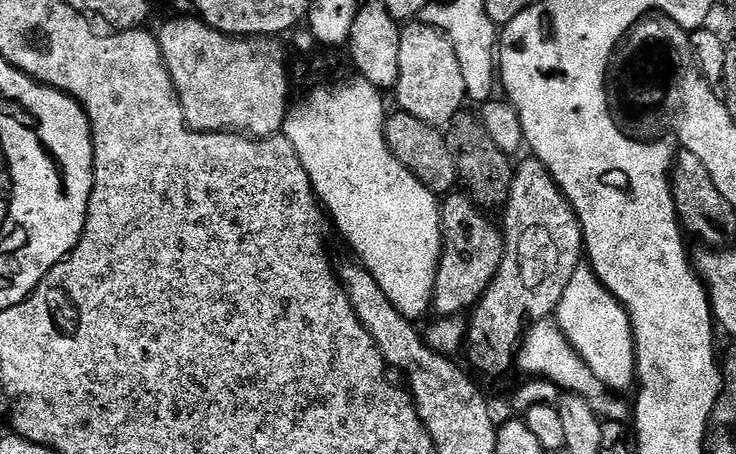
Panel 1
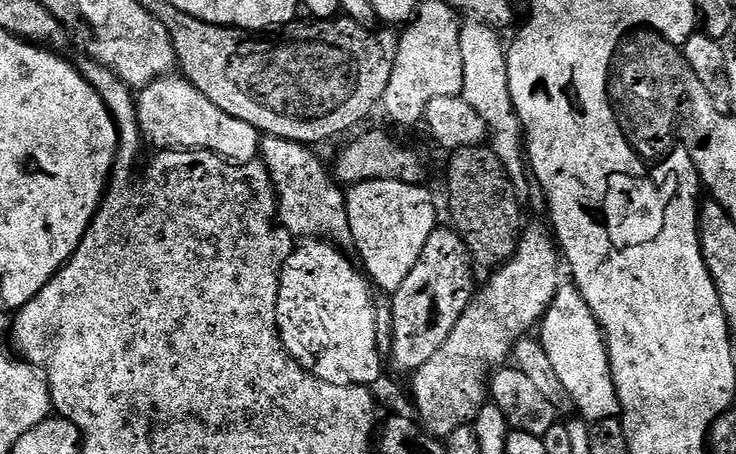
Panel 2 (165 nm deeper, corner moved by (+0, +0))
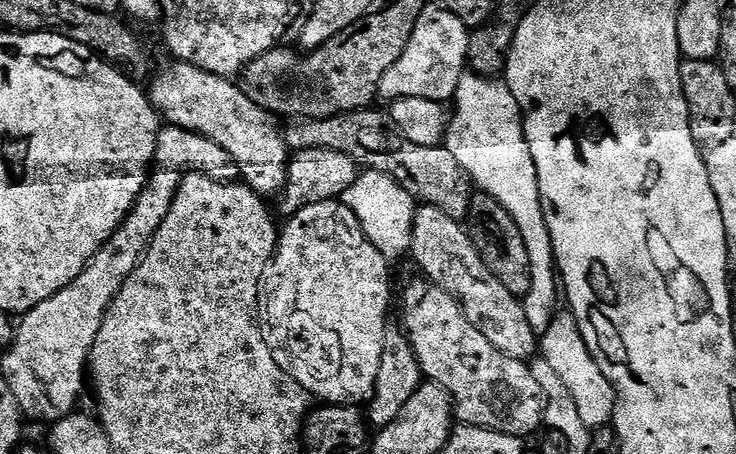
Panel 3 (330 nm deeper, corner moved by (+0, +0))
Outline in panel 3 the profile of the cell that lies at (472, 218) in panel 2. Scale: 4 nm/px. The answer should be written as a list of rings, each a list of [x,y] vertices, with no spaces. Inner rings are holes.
[[[475,193],[468,207],[466,227],[480,257],[486,262],[487,269],[498,278],[498,282],[518,298],[527,296],[531,290],[530,260],[522,234],[509,212],[492,196]]]

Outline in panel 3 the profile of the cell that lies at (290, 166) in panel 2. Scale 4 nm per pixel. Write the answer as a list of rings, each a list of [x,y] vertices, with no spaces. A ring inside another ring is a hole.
[[[179,62],[173,63],[172,72],[164,72],[160,77],[157,78],[156,81],[153,82],[152,88],[150,87],[150,99],[152,101],[152,105],[155,106],[157,112],[160,113],[161,117],[171,127],[173,128],[184,128],[187,132],[197,132],[200,136],[205,136],[207,140],[210,142],[214,142],[218,146],[222,146],[222,150],[226,150],[226,154],[228,156],[232,156],[234,158],[234,162],[240,165],[240,175],[242,177],[243,183],[247,184],[248,187],[252,188],[254,191],[259,194],[259,196],[263,196],[265,198],[275,197],[277,194],[283,192],[284,183],[286,182],[286,178],[288,177],[288,161],[290,159],[290,149],[287,144],[284,142],[284,138],[281,132],[281,129],[278,127],[275,128],[272,125],[273,117],[270,115],[266,109],[263,109],[262,106],[256,105],[247,94],[244,93],[243,87],[239,83],[233,82],[231,79],[225,78],[223,76],[215,76],[214,74],[210,74],[209,72],[203,72],[201,68],[195,68],[193,64],[181,64]]]

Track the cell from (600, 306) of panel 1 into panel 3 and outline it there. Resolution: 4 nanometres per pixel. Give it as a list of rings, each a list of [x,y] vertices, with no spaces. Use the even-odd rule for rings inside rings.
[[[562,310],[555,313],[548,330],[541,335],[538,348],[541,357],[557,370],[563,385],[571,392],[574,406],[577,407],[578,418],[589,430],[595,430],[611,425],[613,407],[616,404],[615,388],[601,372],[595,358],[589,354],[585,340],[578,330],[578,324],[571,311]]]

